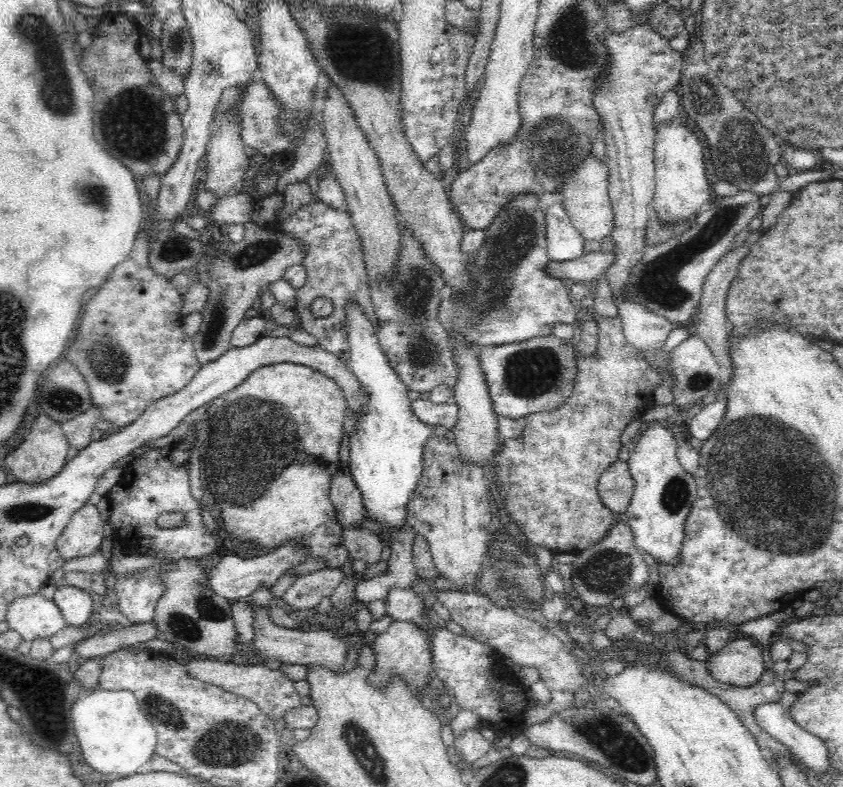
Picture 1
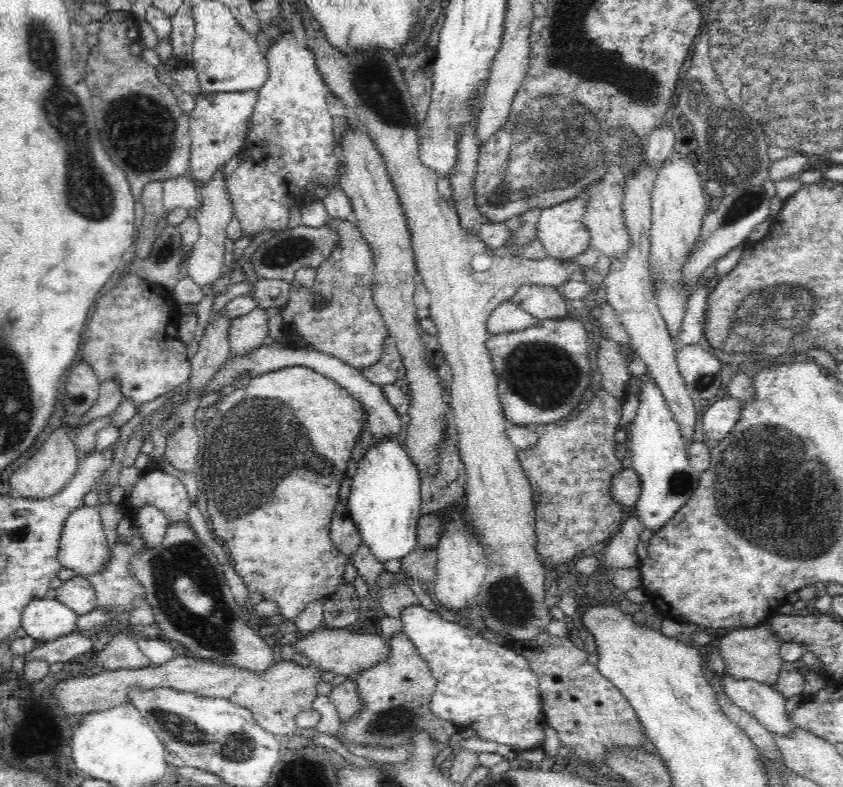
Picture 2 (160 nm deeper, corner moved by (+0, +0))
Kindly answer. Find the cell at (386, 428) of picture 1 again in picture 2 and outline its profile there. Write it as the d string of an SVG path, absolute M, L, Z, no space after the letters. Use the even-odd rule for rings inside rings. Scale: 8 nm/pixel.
M384 438L370 446L357 462L358 474L352 481L347 501L349 516L364 544L378 562L400 560L418 545L418 521L422 517L421 475L405 446L396 438Z

